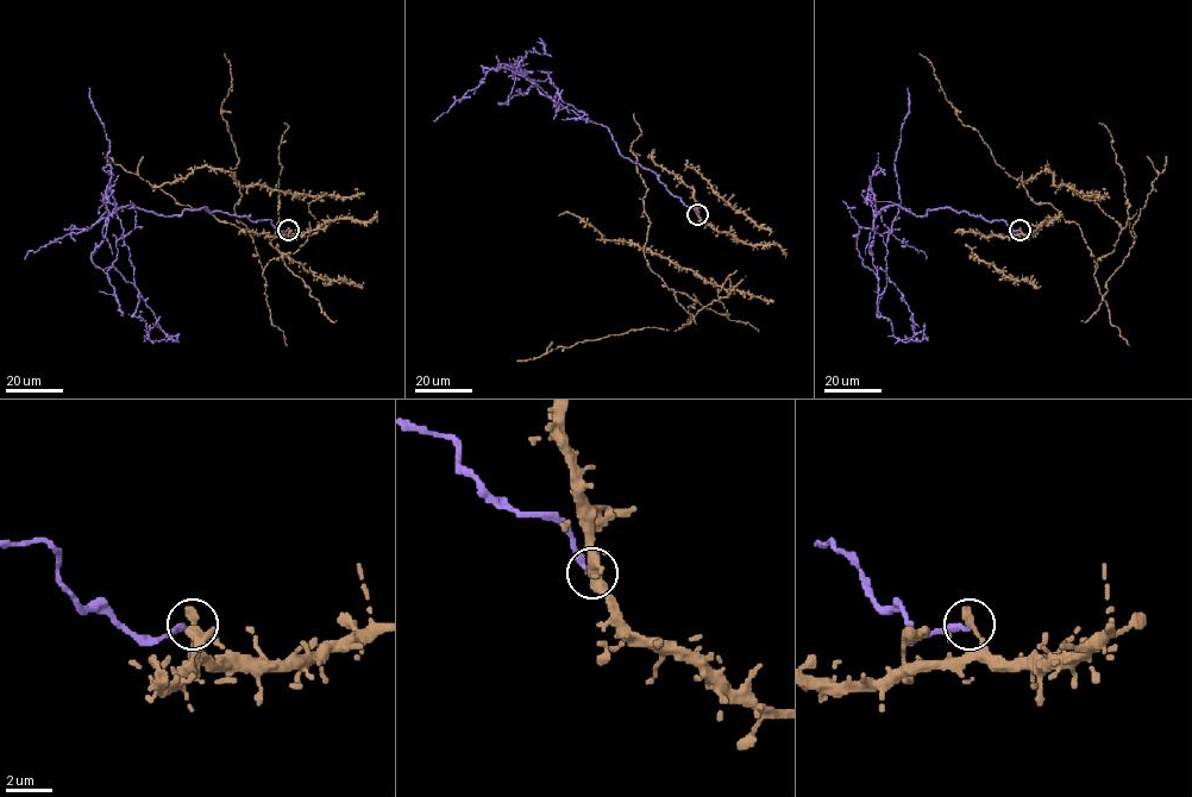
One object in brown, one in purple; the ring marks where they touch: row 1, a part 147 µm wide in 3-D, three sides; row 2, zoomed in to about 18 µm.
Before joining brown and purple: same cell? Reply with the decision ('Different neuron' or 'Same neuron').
Different neuron

